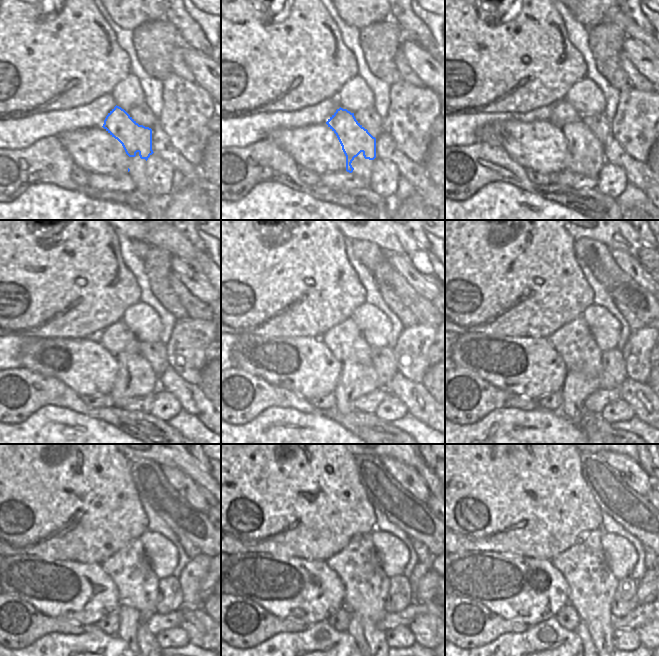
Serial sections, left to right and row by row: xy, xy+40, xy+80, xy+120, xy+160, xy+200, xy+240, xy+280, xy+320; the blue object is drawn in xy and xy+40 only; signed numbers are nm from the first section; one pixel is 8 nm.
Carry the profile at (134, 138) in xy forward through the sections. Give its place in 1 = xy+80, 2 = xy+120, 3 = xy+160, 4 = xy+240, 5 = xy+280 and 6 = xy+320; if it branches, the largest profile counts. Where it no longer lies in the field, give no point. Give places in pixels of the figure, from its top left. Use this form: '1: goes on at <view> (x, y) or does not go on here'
1: goes on at xy+80 (579, 139)
2: goes on at xy+120 (130, 365)
3: goes on at xy+160 (351, 372)
4: goes on at xy+240 (128, 628)
5: goes on at xy+280 (354, 629)
6: goes on at xy+320 (582, 631)

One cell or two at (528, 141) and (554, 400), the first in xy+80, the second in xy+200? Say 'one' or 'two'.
two

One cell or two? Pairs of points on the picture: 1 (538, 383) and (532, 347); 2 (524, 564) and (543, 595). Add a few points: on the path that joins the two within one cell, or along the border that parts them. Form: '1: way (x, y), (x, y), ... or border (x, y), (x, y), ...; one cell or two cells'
1: way (537, 374), (532, 368), (532, 356); one cell
2: way (536, 566), (546, 570), (552, 578), (551, 583); one cell

